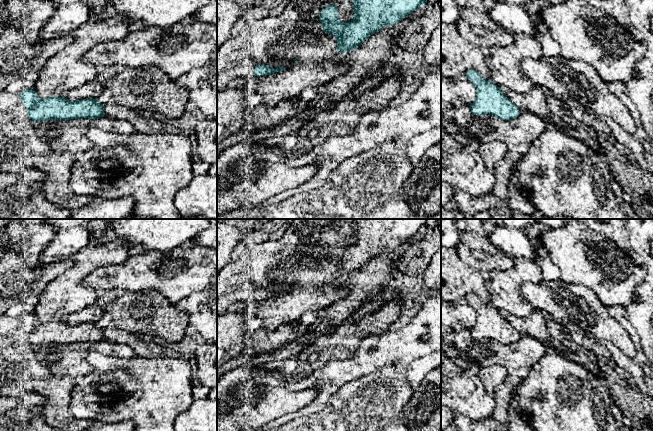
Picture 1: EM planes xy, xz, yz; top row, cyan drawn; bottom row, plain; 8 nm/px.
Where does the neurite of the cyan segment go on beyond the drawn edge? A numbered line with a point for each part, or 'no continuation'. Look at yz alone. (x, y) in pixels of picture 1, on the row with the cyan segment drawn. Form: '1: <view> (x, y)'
no continuation

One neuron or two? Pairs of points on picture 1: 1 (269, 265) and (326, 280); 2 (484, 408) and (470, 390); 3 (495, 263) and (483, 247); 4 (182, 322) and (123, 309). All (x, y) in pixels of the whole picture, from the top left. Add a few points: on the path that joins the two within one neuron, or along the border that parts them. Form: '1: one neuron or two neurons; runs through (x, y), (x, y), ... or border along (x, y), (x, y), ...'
1: one neuron; runs through (283, 270), (312, 271)
2: one neuron; runs through (480, 404), (470, 394)
3: one neuron; runs through (491, 259), (485, 251)
4: one neuron; runs through (167, 321), (149, 312), (138, 312)

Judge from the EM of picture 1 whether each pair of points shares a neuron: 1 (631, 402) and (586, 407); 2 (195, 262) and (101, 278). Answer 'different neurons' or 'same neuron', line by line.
1: different neurons
2: same neuron

